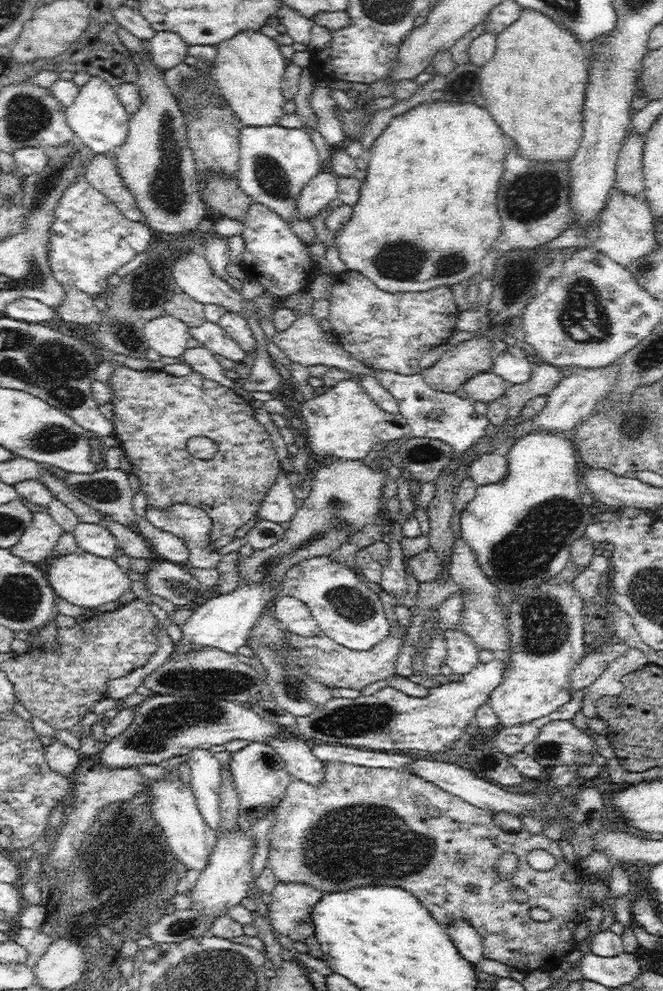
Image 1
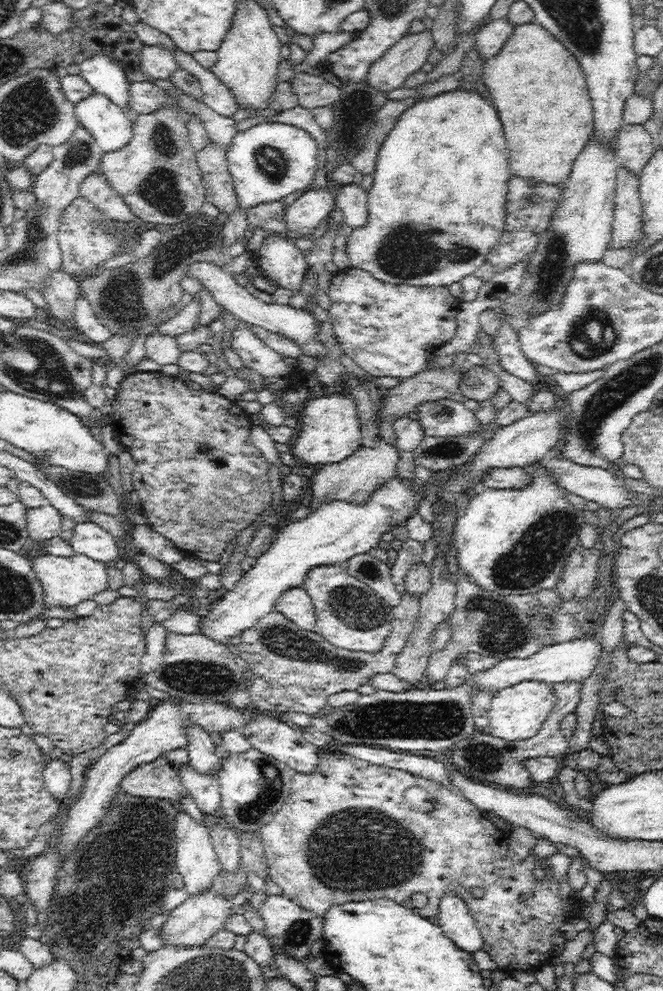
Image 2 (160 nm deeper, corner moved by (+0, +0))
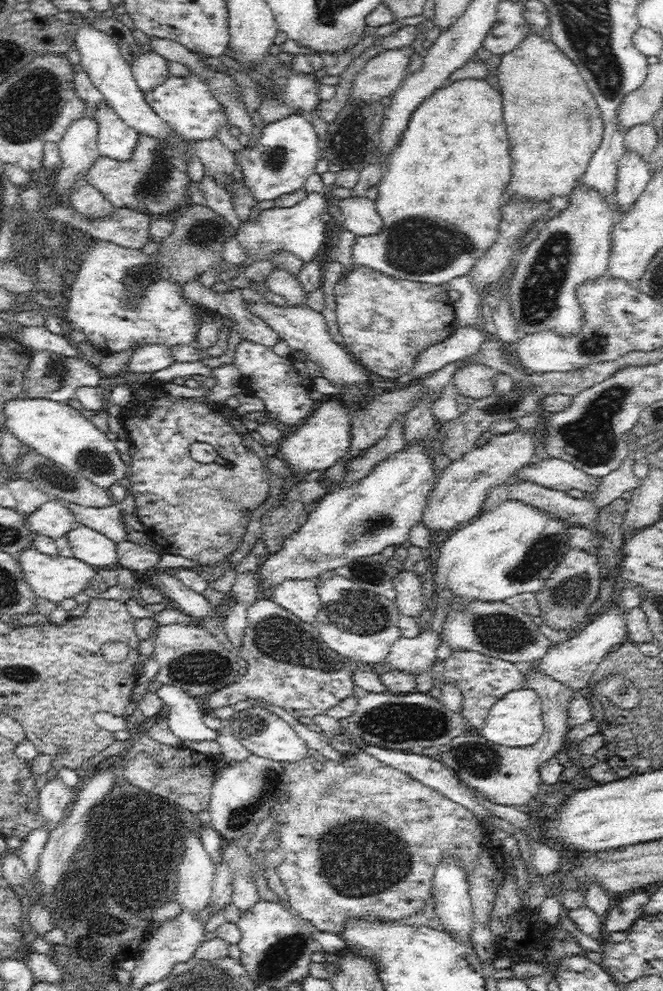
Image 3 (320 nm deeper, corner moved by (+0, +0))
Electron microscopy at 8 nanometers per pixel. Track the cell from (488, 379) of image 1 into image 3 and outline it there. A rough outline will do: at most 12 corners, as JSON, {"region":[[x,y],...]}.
{"region":[[472,362],[454,373],[453,384],[462,396],[491,395],[497,372]]}

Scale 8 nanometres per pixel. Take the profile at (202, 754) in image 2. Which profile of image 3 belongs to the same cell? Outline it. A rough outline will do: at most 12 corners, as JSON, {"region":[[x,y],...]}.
{"region":[[170,684],[156,695],[170,706],[165,717],[176,736],[217,740],[202,721],[200,700]]}

